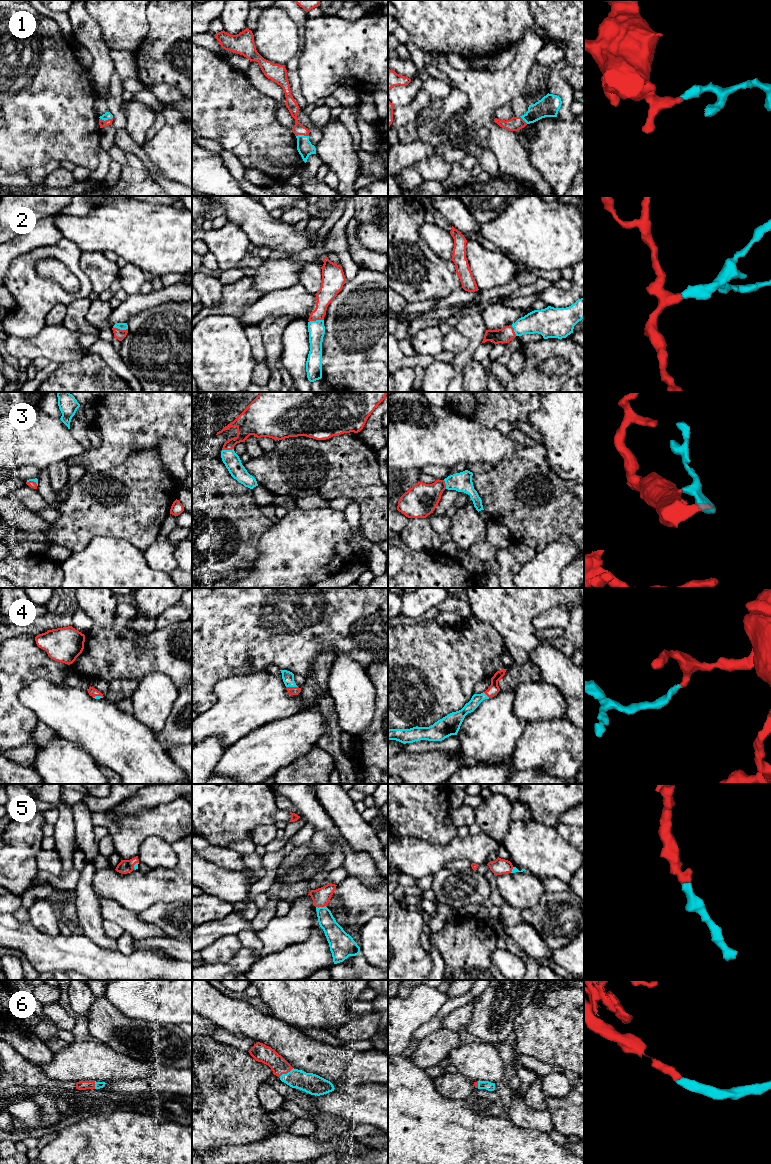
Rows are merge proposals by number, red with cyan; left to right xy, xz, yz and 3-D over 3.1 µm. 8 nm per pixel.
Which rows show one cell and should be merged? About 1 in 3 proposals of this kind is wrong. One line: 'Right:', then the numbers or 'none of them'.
Right: 1, 2, 3, 4, 5, 6

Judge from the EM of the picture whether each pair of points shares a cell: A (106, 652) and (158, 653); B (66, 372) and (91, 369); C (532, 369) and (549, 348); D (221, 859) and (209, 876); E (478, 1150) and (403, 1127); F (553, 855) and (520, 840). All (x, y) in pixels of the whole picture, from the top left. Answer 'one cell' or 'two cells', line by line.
A: one cell
B: one cell
C: one cell
D: two cells
E: one cell
F: one cell

